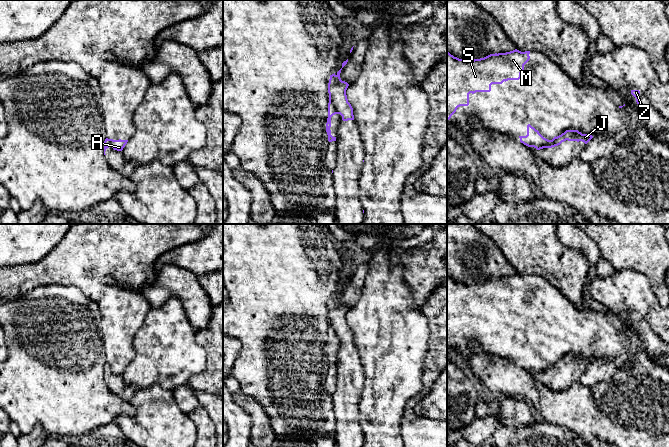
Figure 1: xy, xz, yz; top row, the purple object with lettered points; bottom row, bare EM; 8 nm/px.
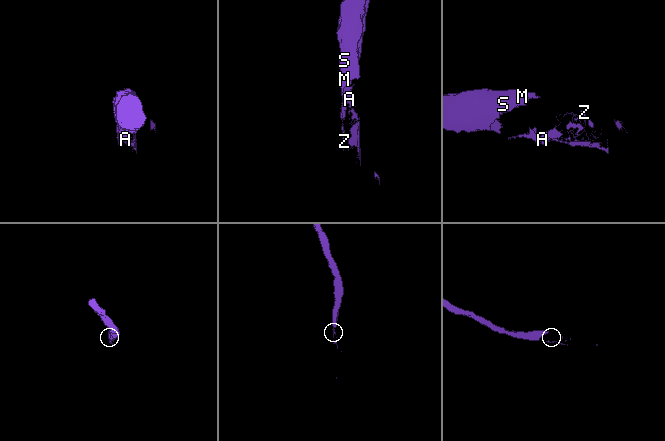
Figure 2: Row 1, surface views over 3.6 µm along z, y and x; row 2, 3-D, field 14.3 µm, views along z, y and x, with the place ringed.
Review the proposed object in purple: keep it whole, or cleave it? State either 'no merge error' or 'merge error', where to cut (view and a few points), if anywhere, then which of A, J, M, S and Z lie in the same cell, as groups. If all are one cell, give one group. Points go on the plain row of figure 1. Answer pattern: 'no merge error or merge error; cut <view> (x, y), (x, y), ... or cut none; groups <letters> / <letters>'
merge error; cut xz (329, 322), (339, 337); groups A M S Z / J

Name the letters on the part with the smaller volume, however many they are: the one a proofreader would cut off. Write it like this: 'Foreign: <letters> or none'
Foreign: J

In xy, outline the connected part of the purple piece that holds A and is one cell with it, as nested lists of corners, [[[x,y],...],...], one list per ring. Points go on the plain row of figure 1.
[[[109,363],[110,369],[114,374],[122,375],[125,369],[127,368],[128,364],[113,364]]]

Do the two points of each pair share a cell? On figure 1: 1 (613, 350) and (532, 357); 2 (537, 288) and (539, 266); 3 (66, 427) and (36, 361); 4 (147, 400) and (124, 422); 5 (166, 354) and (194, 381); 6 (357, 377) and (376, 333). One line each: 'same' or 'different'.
1: same
2: different
3: same
4: same
5: different
6: different

